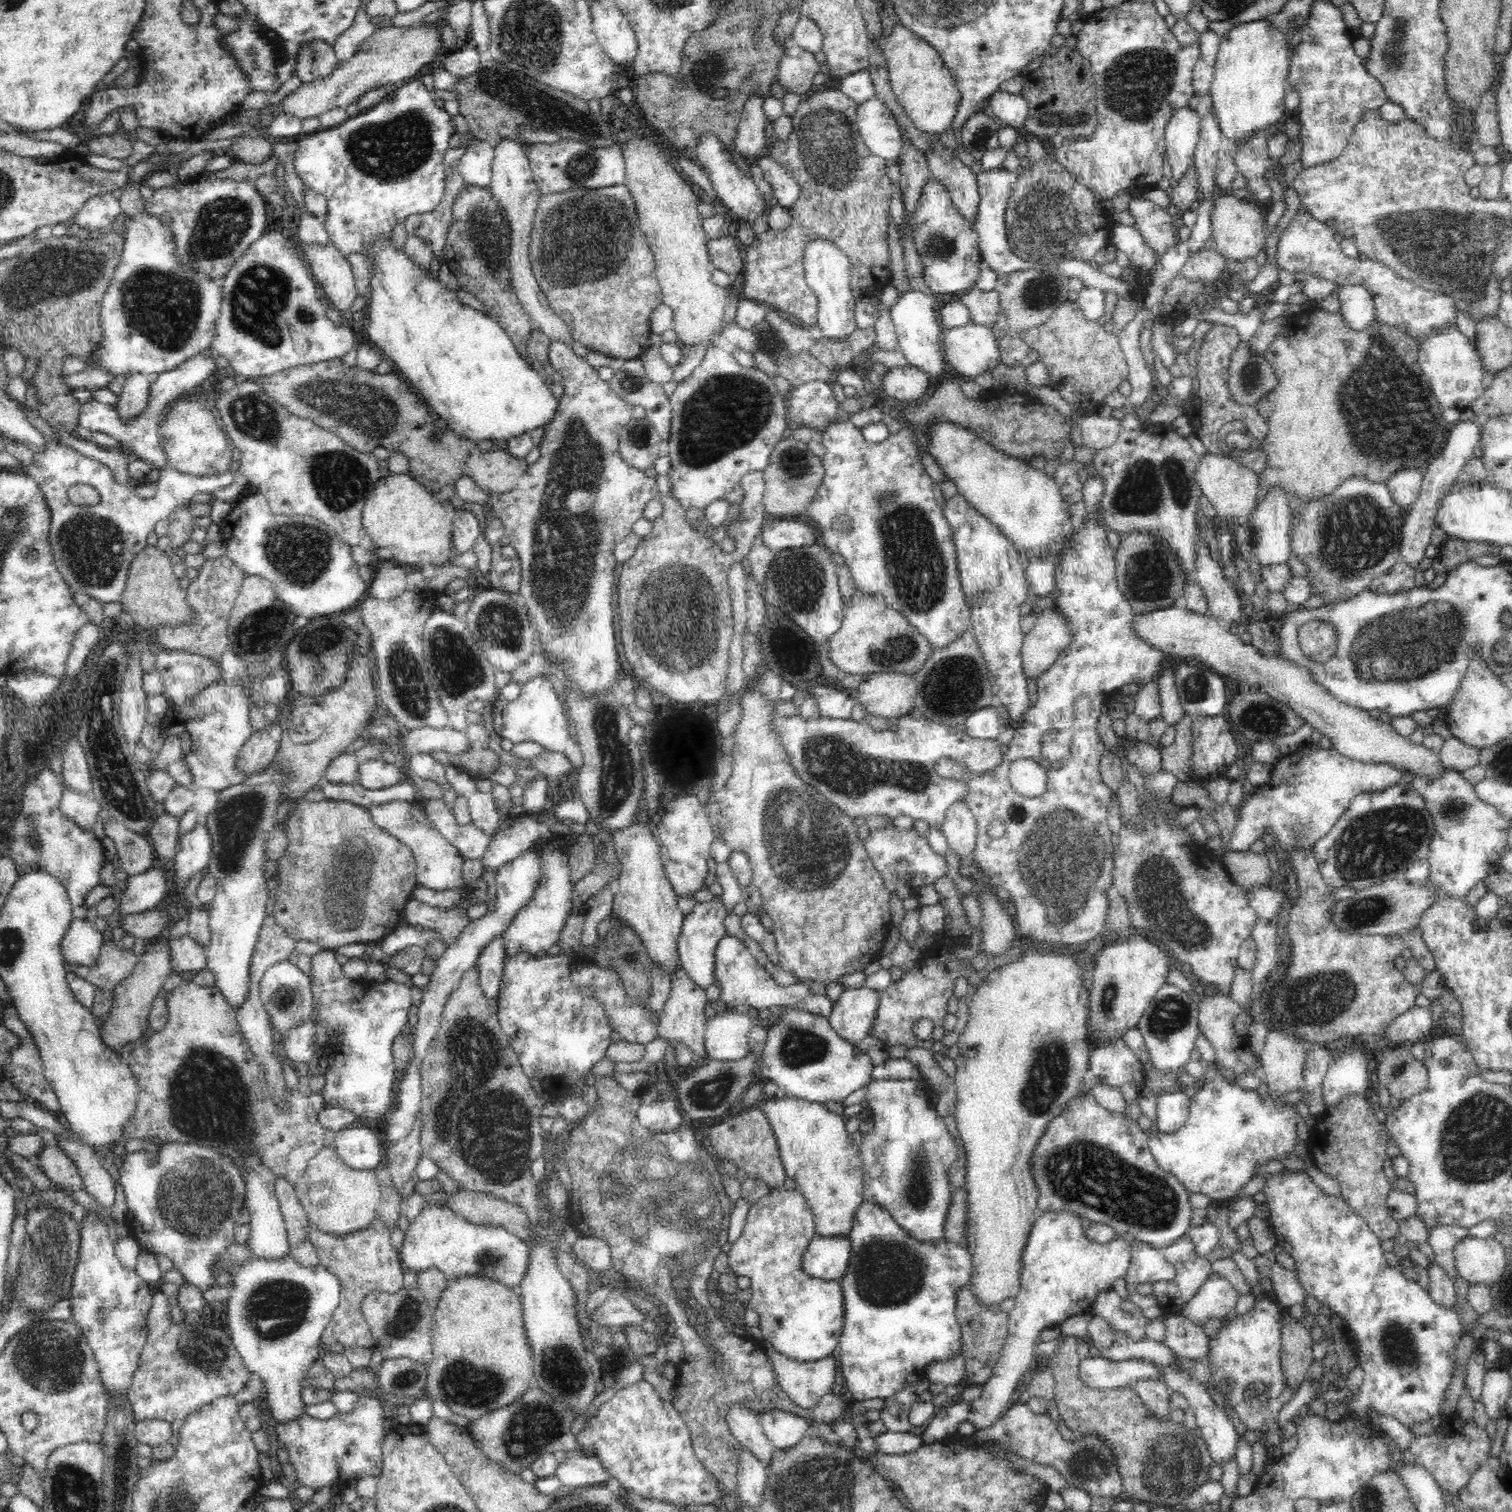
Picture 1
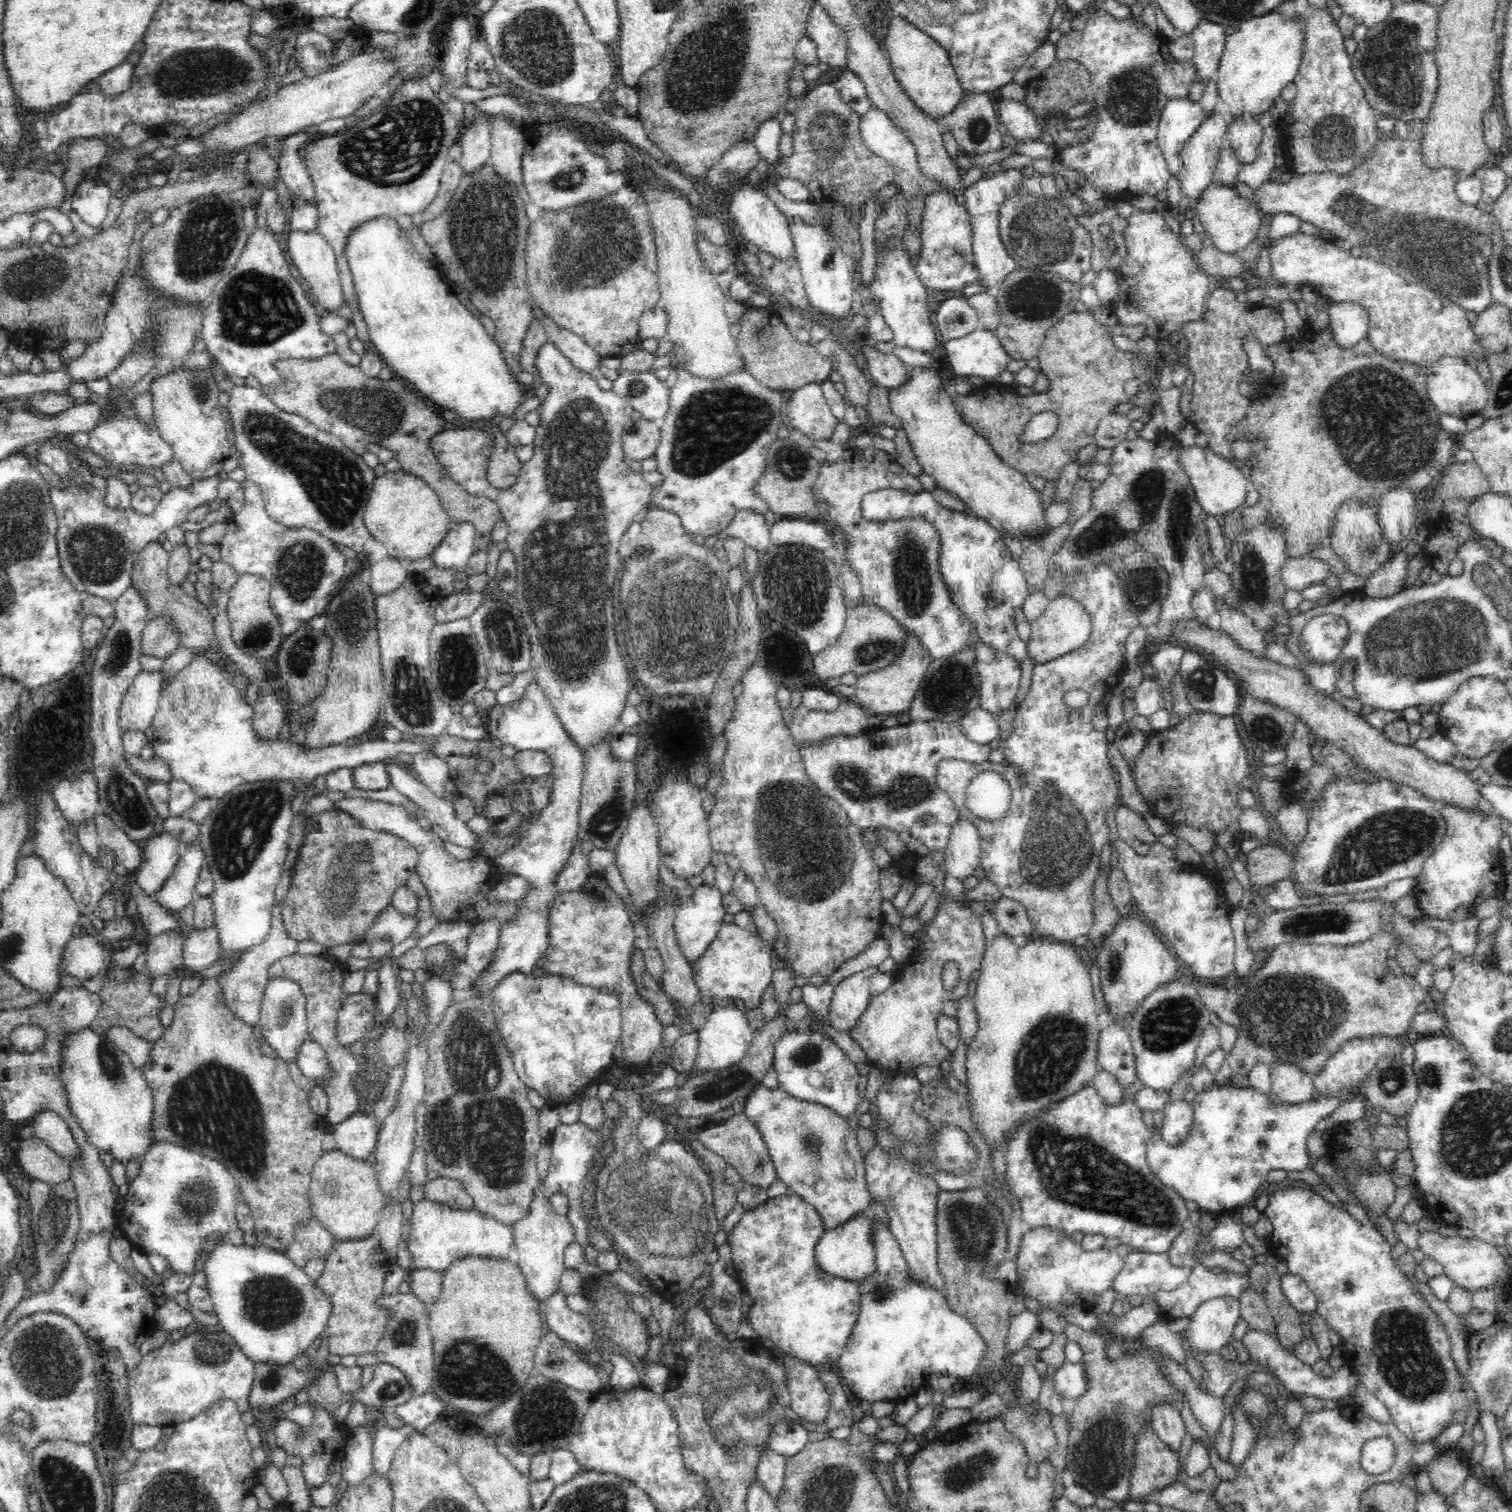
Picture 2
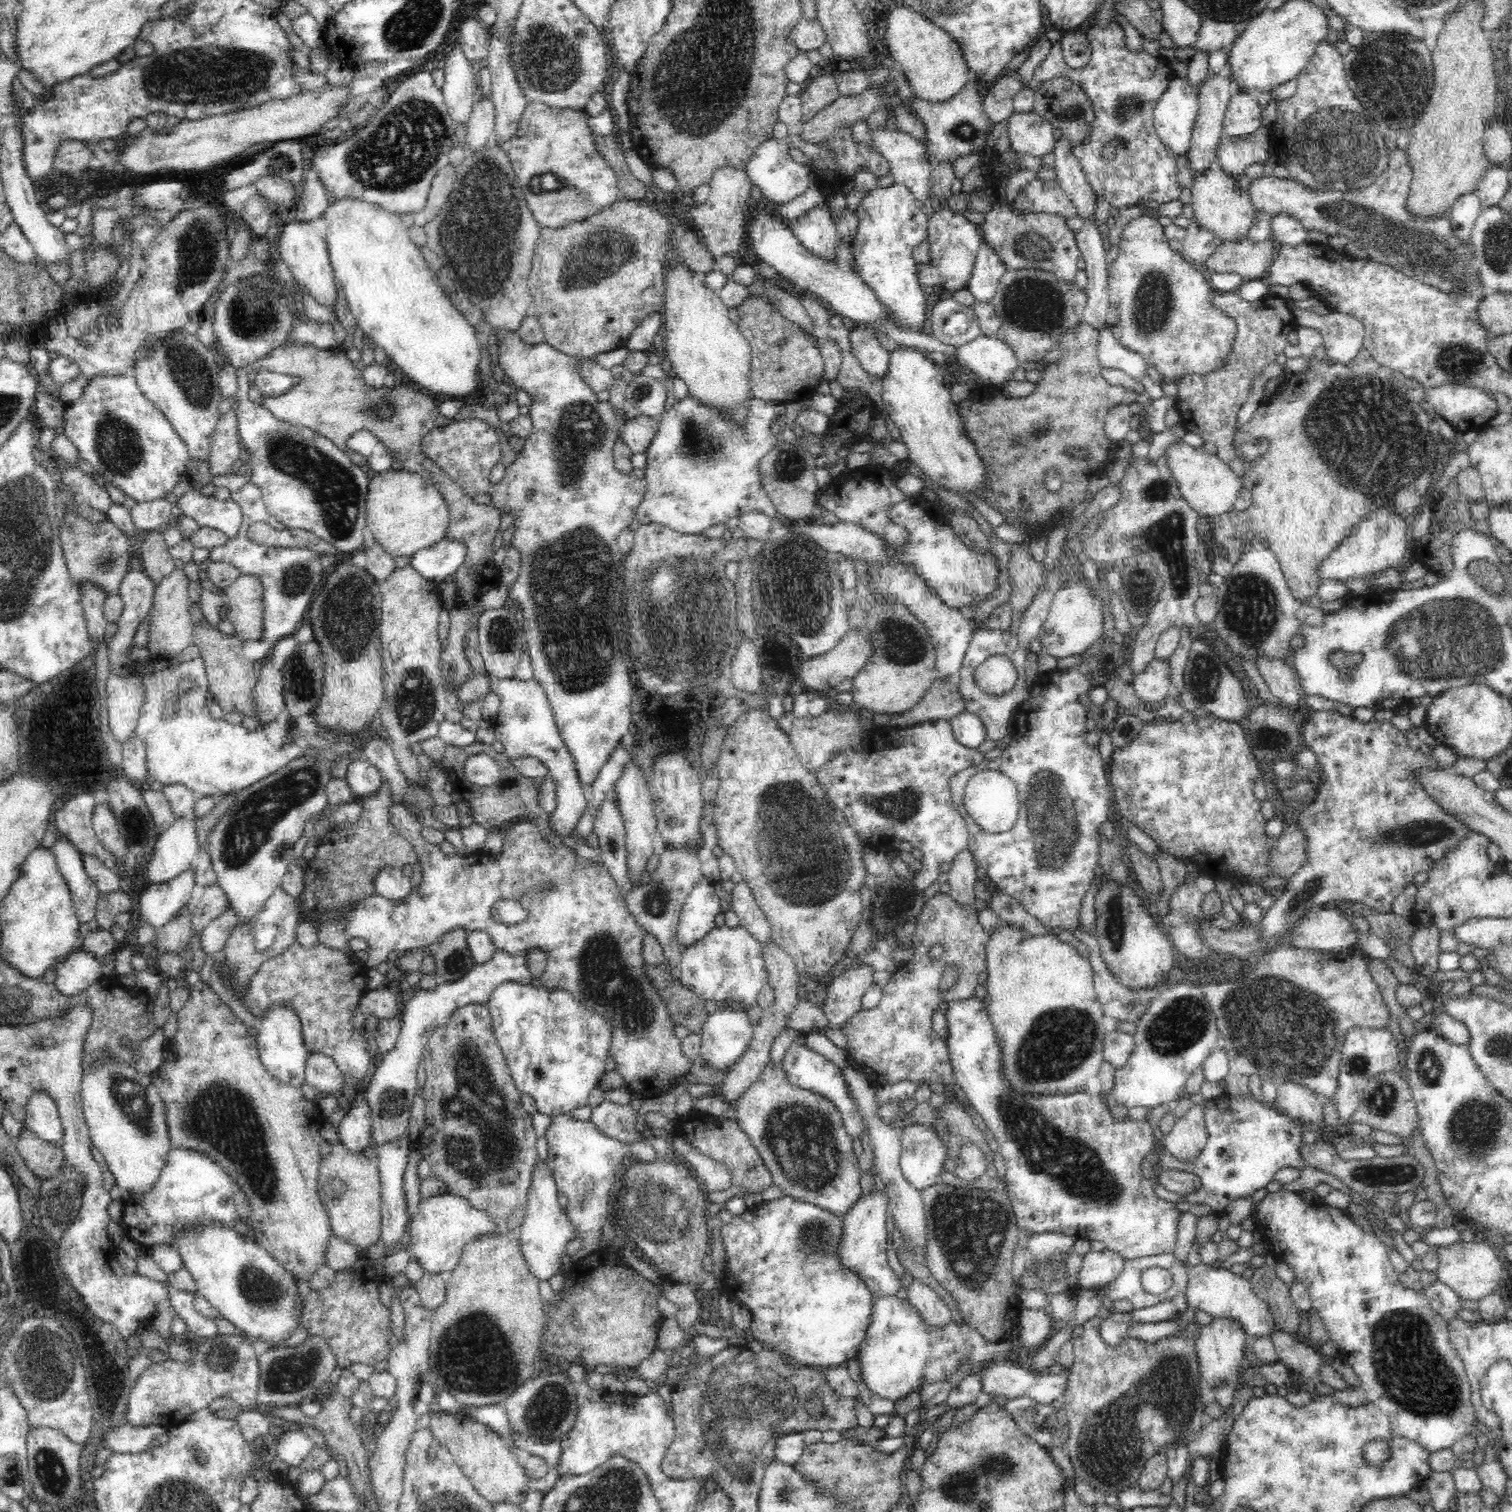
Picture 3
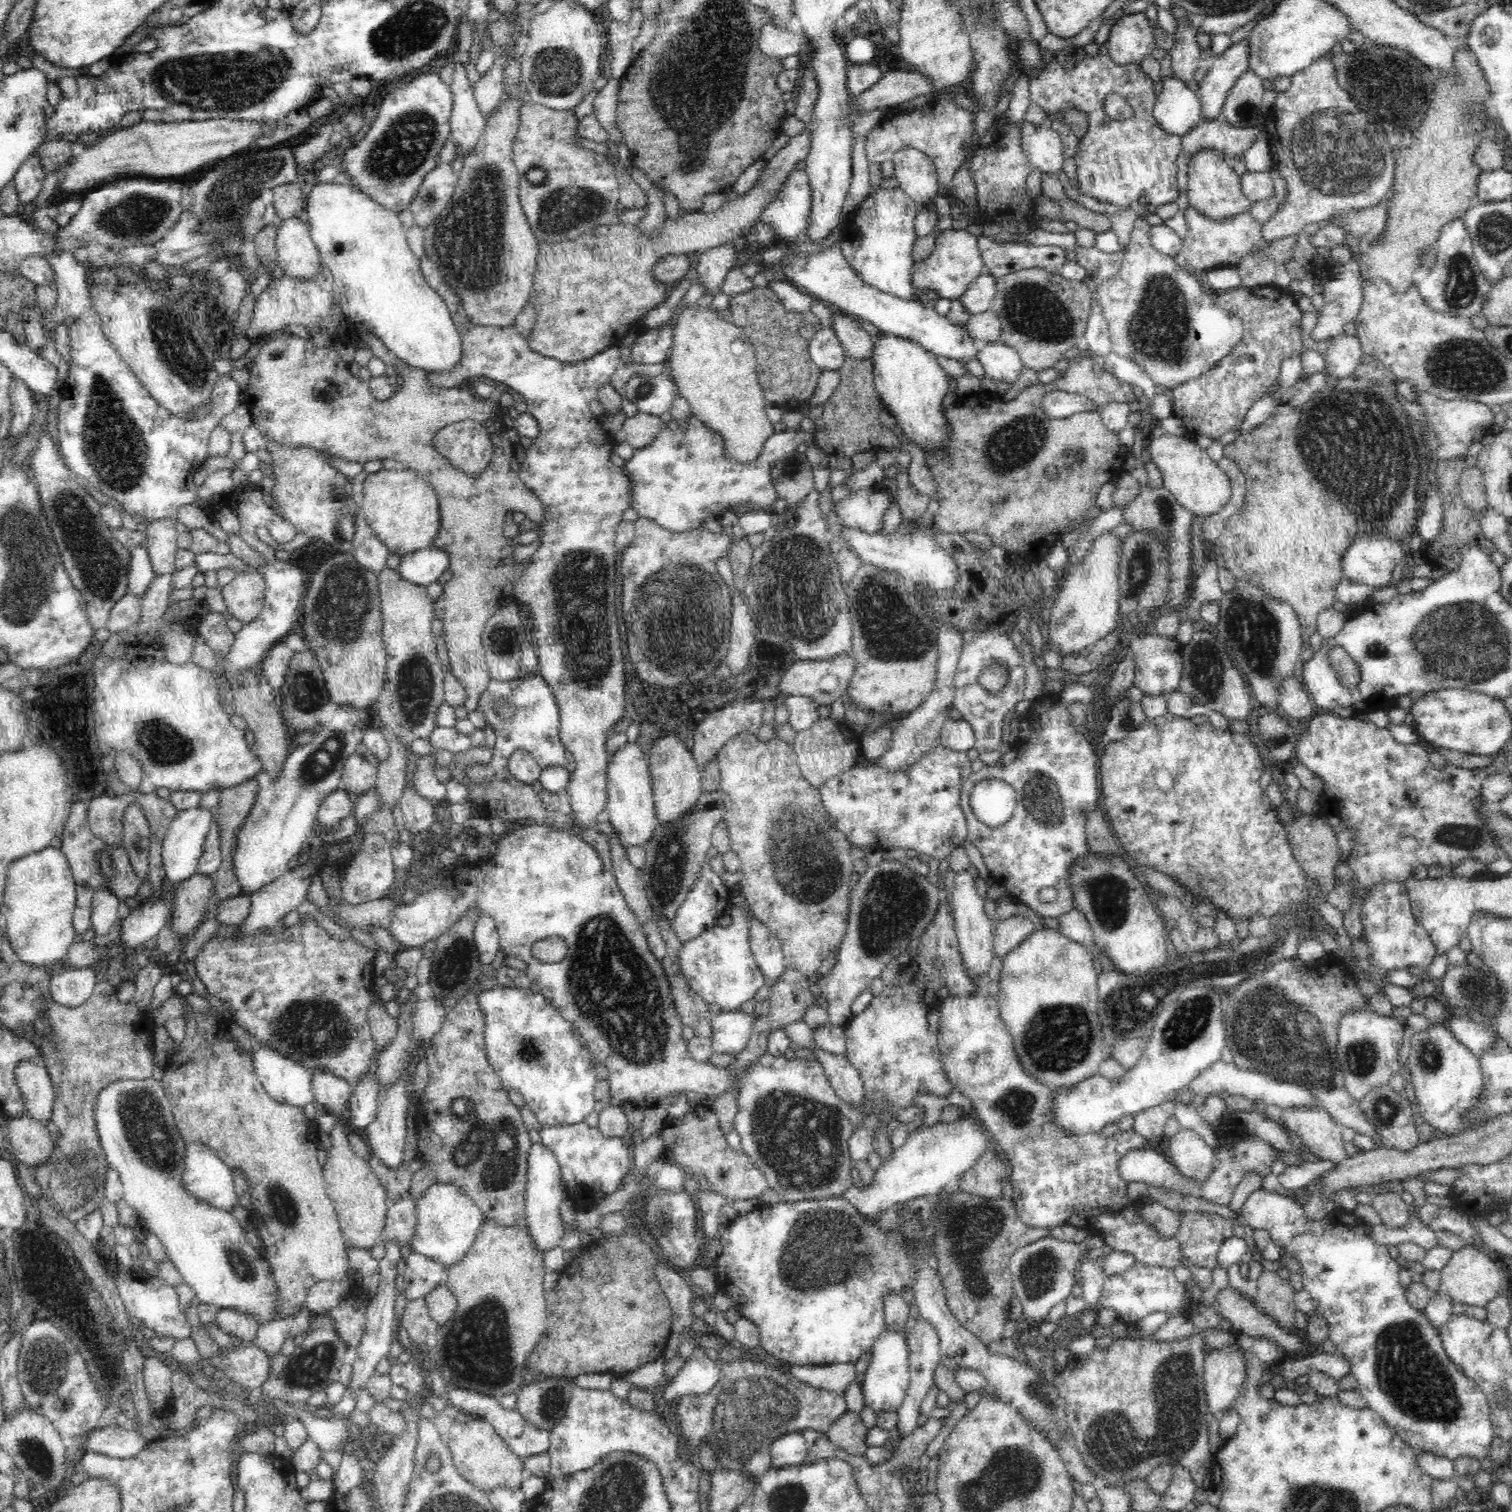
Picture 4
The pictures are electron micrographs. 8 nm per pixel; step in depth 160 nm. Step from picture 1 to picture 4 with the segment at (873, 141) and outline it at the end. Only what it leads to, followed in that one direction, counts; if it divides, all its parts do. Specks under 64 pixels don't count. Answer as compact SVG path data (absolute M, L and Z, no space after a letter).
M917 148L898 149L892 156L894 175L892 183L902 189L914 202L926 204L941 191L937 168L932 159Z

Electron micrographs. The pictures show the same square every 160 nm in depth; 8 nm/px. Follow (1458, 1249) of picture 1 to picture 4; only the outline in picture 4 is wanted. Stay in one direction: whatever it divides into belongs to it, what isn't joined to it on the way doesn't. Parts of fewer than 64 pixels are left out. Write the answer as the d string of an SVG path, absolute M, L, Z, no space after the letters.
M1466 1245L1460 1250L1450 1254L1450 1260L1440 1270L1441 1287L1451 1300L1456 1304L1485 1308L1486 1304L1500 1292L1500 1283L1503 1282L1502 1269L1486 1253L1481 1252L1474 1246Z

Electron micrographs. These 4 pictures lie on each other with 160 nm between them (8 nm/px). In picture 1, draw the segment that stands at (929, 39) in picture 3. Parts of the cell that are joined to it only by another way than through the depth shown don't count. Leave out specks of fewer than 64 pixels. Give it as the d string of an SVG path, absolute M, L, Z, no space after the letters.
M900 22L893 26L890 36L884 37L882 46L891 89L907 112L907 118L924 134L946 132L957 113L961 92L938 50Z

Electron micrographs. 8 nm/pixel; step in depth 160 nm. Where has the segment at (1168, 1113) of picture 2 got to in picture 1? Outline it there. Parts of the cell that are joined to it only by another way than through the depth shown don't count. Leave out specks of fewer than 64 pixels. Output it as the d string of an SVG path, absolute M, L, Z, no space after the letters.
M1184 1091L1165 1093L1157 1095L1157 1125L1158 1132L1170 1135L1182 1128L1189 1117L1191 1097Z

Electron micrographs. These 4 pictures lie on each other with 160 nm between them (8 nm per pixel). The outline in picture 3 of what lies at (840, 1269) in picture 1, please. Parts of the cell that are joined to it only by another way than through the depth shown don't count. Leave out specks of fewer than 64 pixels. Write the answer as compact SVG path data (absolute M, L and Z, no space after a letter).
M886 1187L882 1190L874 1189L871 1193L860 1196L844 1215L842 1236L839 1237L838 1248L835 1249L842 1266L846 1267L846 1270L858 1273L873 1292L873 1296L896 1296L900 1288L898 1276L892 1271L886 1259L888 1236L885 1219L888 1218L886 1210L889 1208L889 1200Z

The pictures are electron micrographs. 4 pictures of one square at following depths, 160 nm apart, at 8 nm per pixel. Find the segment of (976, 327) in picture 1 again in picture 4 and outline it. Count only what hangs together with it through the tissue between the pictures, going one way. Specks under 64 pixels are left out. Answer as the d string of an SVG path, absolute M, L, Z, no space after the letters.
M1002 342L981 344L975 358L982 363L988 377L996 383L1008 382L1013 386L1024 368L1018 351Z

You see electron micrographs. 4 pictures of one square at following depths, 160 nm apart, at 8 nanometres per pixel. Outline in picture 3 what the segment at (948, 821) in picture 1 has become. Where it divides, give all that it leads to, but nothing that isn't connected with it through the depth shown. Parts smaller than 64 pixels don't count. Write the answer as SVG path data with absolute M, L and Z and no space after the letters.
M968 848L956 854L951 862L951 868L947 873L950 884L949 894L958 905L975 908L974 884L979 880L977 878L977 866L974 854Z

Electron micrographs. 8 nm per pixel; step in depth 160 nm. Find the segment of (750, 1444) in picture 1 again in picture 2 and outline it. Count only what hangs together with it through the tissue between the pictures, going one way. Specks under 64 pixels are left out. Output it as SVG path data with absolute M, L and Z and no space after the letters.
M767 1444L762 1452L758 1452L757 1478L769 1492L772 1500L778 1500L778 1494L784 1488L786 1460L787 1457L778 1454Z

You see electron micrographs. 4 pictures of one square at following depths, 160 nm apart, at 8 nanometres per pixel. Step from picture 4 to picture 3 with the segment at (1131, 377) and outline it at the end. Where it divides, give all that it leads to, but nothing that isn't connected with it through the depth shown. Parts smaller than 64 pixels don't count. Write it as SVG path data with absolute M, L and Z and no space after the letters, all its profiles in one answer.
M1104 327L1099 331L1097 357L1102 368L1121 370L1142 384L1150 400L1158 400L1164 396L1161 385L1153 382L1147 373L1147 362L1140 356L1140 353L1124 348L1114 338L1109 328Z

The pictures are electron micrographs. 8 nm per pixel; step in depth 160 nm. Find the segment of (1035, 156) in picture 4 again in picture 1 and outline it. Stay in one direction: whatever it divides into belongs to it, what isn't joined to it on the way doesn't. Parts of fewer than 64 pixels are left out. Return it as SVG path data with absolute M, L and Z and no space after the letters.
M998 89L992 96L989 96L985 106L1002 126L1011 126L1018 132L1026 131L1024 122L1030 113L1029 104L1021 93L1010 94Z

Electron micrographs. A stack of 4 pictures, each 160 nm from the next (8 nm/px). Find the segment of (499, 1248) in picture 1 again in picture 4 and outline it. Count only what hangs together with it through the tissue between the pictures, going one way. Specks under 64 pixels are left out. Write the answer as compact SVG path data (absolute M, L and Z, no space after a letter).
M437 1182L429 1186L415 1202L417 1223L409 1251L416 1251L448 1269L474 1244L481 1224L486 1220L482 1209L462 1193L459 1186Z

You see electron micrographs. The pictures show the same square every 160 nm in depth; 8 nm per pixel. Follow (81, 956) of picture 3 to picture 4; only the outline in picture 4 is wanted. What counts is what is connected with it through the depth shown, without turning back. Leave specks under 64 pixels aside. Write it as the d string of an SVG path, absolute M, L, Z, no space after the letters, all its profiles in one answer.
M94 966L55 969L49 977L49 988L54 1002L68 1008L85 1004L96 987L97 972Z

